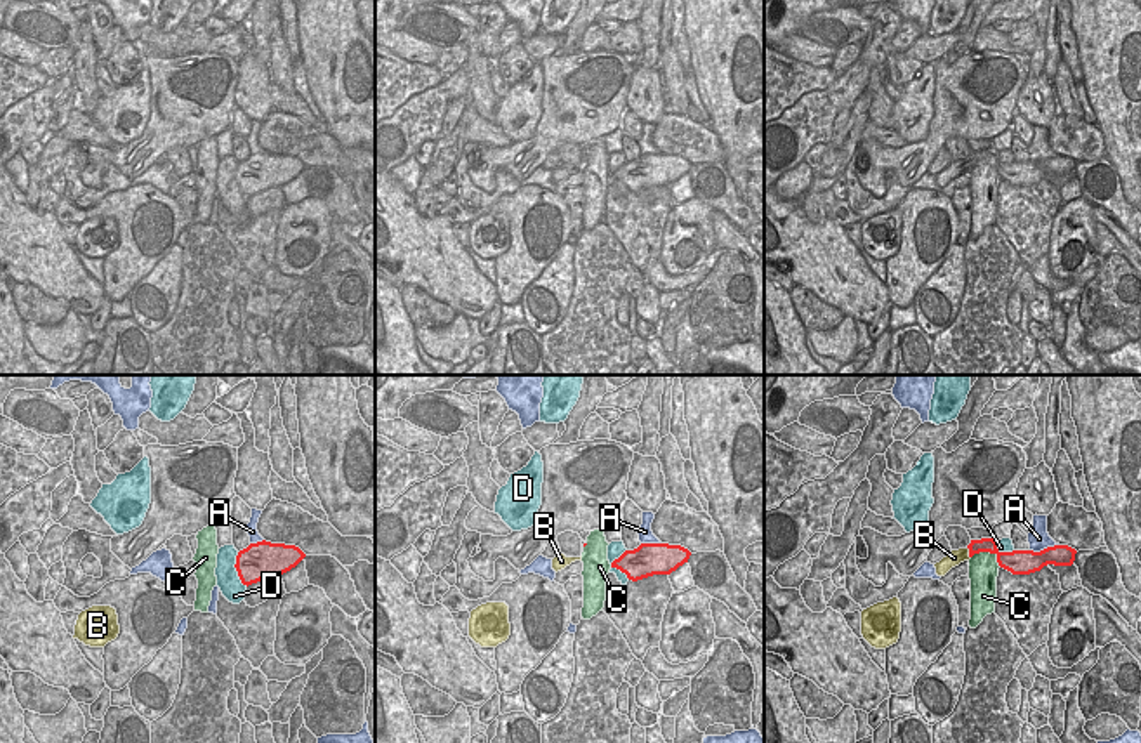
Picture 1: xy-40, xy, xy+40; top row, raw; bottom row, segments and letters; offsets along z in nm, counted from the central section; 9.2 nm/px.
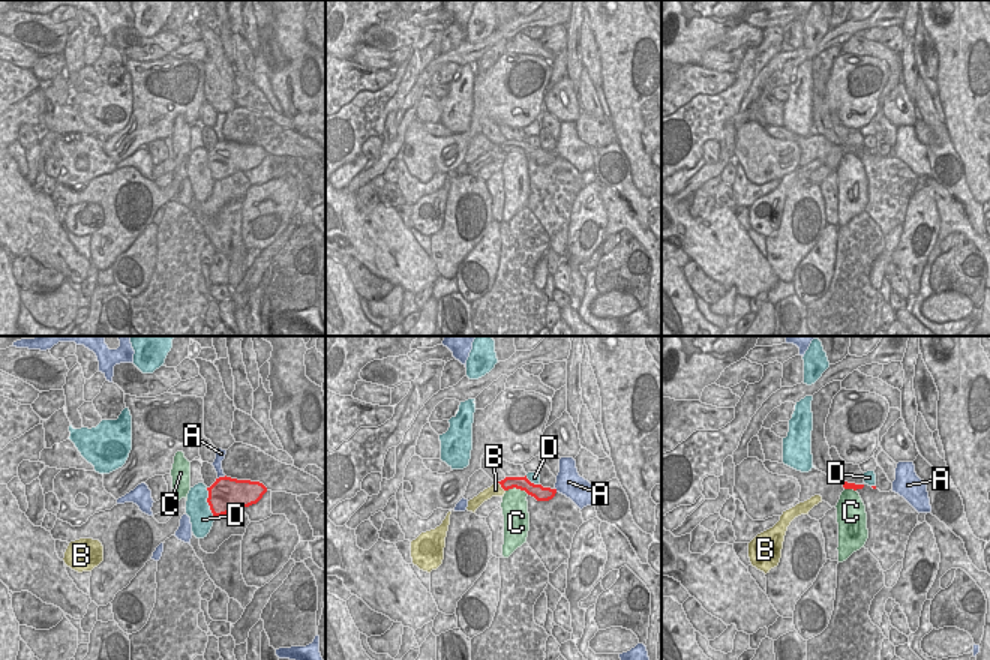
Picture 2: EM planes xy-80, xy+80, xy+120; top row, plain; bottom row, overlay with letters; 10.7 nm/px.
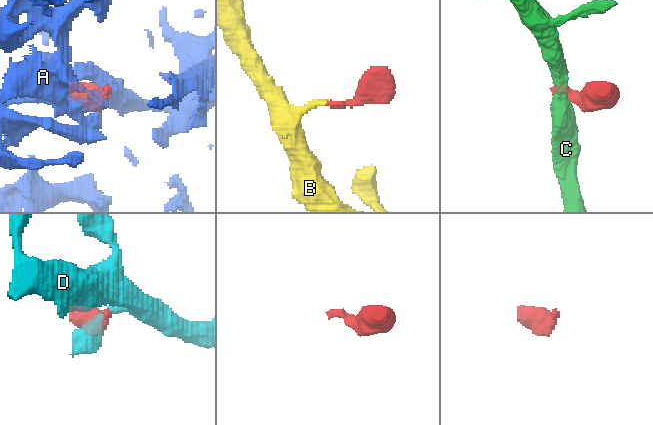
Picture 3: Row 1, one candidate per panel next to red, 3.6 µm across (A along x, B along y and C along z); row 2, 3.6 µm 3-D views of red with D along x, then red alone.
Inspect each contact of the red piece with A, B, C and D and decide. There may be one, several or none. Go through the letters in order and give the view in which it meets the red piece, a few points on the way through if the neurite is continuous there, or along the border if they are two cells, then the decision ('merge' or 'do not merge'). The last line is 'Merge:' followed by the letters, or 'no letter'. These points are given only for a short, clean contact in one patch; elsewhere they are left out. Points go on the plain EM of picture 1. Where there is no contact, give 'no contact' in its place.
A: meets red in xy+40; do not merge
B: meets red in xy+40; runs through xy+40 (985, 155), (976, 157), (969, 164), (954, 169); merge
C: meets red in xy+40; border along xy+40 (971, 169), (980, 164), (992, 164), (1001, 177); do not merge
D: meets red in xy-40; do not merge
Merge: B

